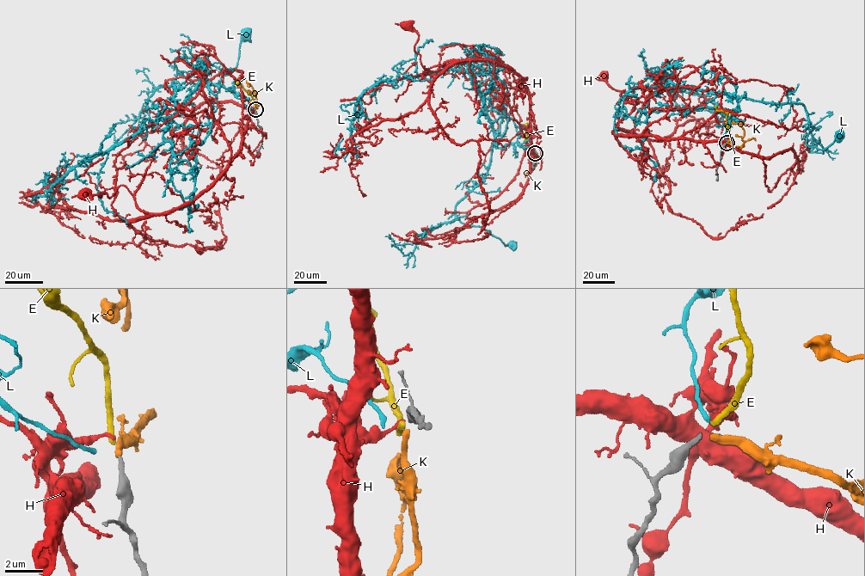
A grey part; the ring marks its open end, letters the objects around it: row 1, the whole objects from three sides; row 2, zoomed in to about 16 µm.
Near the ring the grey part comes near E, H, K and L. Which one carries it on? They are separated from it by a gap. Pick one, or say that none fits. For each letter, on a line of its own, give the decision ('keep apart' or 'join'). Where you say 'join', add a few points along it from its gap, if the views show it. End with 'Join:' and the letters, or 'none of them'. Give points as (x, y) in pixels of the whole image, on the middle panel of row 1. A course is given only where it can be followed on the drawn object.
E: keep apart
H: keep apart
K: keep apart
L: keep apart
Join: none of them

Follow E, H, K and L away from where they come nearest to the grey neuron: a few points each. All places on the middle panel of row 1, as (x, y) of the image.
E: (535, 154), (526, 137), (526, 123)
H: (535, 153), (529, 152), (524, 78), (506, 66), (475, 58), (424, 68), (414, 50), (418, 35), (405, 25)
K: (535, 154), (533, 168), (530, 153), (532, 145)
L: (533, 153), (516, 143), (500, 148), (493, 142), (487, 174), (455, 209), (461, 222), (512, 245)

